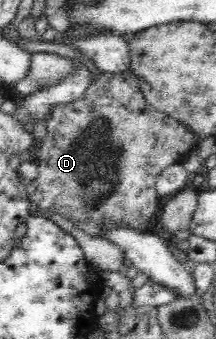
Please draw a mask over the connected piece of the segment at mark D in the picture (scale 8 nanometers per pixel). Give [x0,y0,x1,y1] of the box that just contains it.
[26,71,195,236]

